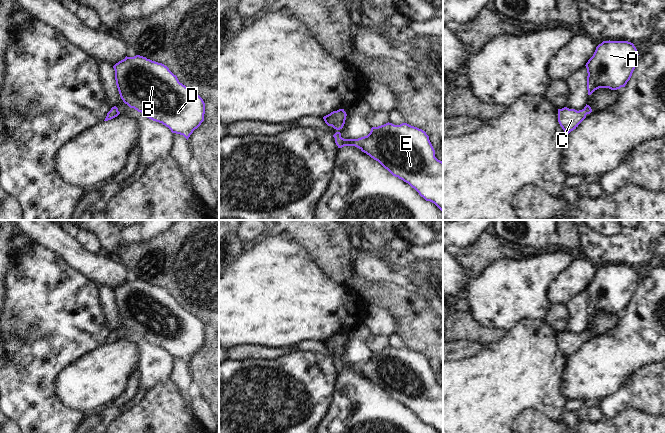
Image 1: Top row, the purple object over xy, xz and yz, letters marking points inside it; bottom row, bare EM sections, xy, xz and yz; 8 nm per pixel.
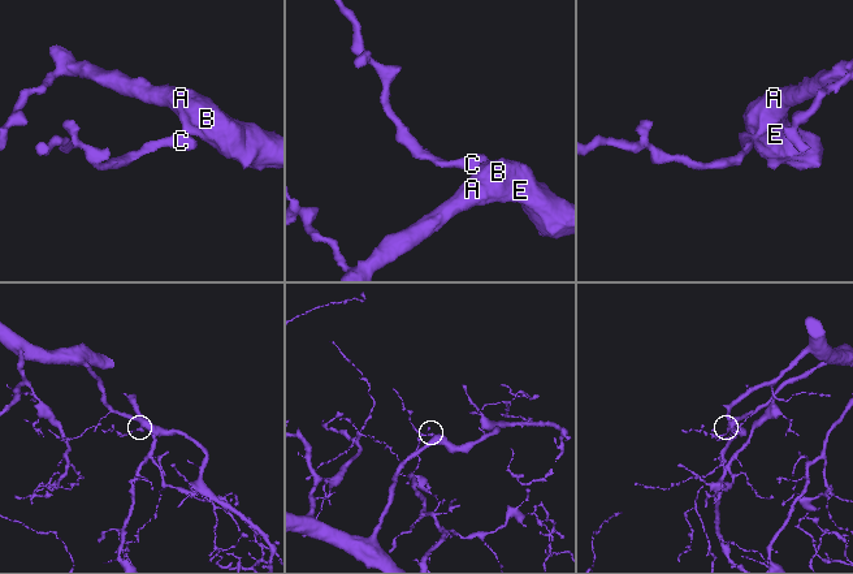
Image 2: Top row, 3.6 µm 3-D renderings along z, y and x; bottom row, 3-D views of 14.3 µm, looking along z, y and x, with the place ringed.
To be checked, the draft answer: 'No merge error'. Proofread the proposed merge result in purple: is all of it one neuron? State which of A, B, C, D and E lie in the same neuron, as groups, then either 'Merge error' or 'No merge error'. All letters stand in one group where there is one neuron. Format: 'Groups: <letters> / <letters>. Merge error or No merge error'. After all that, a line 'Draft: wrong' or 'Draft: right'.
Groups: A B C D E. No merge error
Draft: right

